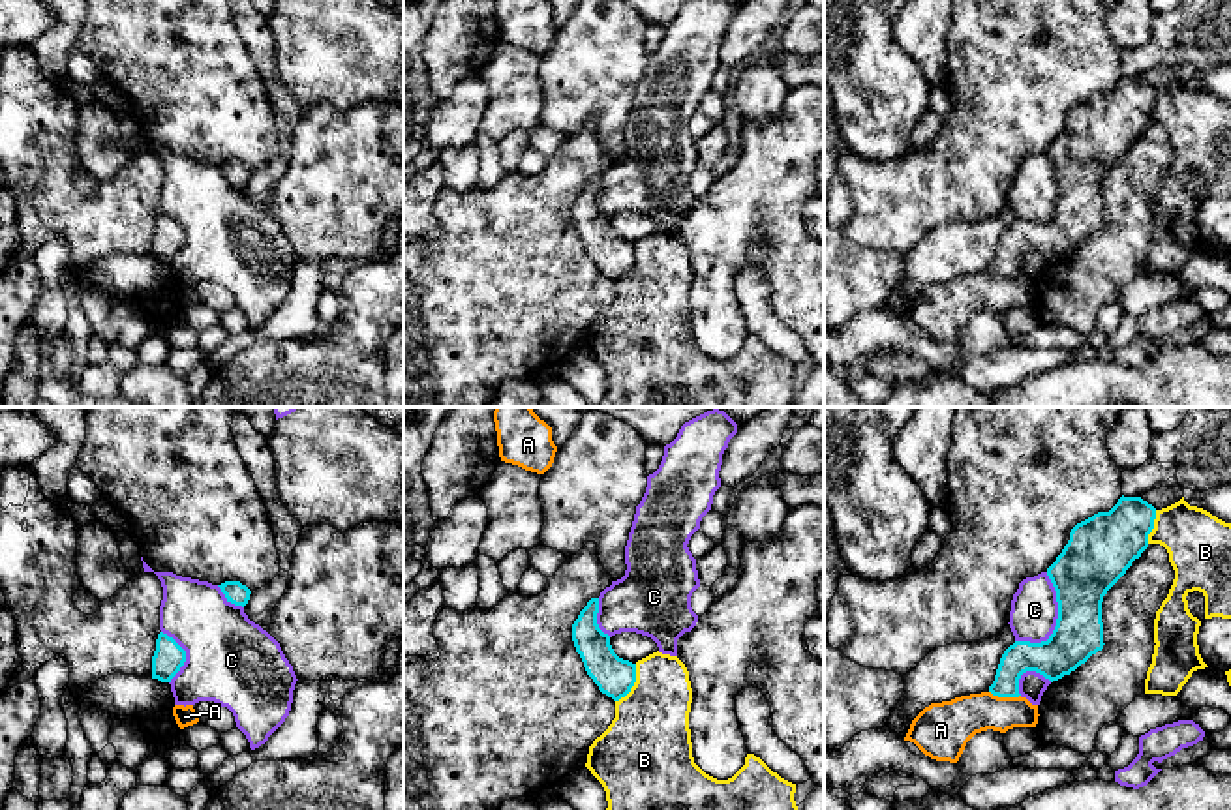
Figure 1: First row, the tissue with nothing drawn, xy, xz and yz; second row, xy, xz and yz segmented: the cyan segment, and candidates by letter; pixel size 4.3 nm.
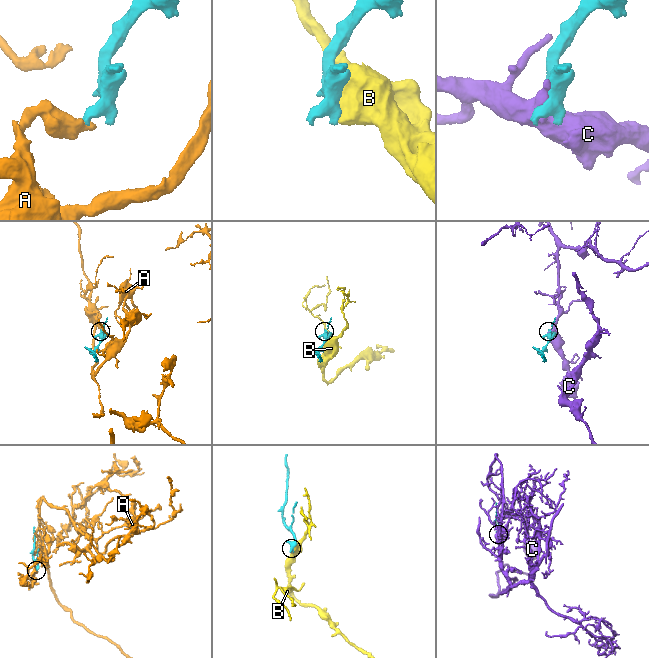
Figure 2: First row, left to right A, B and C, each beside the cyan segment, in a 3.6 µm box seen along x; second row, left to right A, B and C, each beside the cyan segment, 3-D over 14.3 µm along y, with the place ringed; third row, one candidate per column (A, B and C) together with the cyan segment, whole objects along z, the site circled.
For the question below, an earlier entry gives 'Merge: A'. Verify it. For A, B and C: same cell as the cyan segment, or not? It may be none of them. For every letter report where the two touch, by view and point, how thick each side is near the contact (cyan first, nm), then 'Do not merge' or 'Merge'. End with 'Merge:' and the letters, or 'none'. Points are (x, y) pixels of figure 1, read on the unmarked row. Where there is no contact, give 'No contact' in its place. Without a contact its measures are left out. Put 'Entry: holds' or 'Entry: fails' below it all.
A: Touches cyan at yz (1004, 276). Thickness 160 nm (cyan) against 190 nm. Do not merge
B: Touches cyan at xz (633, 265). Thickness 160 nm (cyan) against 360 nm. Do not merge
C: Touches cyan at yz (1057, 201). Thickness 260 nm (cyan) against 200 nm. Do not merge
Merge: none
Entry: fails

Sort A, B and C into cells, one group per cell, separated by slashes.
A / B / C

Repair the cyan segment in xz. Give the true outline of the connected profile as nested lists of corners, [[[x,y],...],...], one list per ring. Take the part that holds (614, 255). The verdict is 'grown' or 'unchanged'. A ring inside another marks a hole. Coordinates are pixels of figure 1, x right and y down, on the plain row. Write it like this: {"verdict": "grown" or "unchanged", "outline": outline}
{"verdict": "unchanged", "outline": [[[591,178],[572,204],[572,221],[587,255],[602,274],[619,281],[636,262],[636,244],[619,238],[597,204],[599,178]]]}

